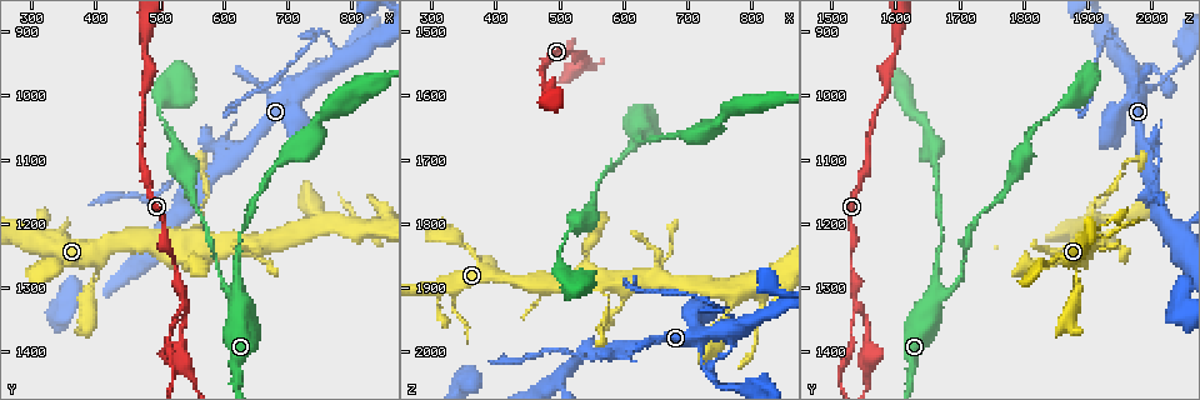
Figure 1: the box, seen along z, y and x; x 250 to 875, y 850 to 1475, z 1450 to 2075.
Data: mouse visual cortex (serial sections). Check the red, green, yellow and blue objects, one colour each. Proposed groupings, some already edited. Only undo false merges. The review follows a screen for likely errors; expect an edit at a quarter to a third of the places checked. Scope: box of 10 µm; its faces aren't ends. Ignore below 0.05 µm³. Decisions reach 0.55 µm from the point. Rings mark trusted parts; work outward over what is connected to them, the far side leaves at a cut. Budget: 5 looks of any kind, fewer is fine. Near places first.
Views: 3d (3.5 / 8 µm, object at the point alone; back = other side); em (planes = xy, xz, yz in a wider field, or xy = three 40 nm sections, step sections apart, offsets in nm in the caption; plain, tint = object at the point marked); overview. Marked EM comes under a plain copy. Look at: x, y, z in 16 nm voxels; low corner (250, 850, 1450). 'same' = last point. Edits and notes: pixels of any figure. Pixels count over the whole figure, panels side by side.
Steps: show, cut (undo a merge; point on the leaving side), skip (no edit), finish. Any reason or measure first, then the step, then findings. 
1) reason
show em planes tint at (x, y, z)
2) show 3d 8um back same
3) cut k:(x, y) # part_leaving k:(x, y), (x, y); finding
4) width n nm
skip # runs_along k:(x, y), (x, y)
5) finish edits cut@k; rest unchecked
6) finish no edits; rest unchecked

thin arm on a thick one
show 3d 3.5um at (590, 1240, 1890)

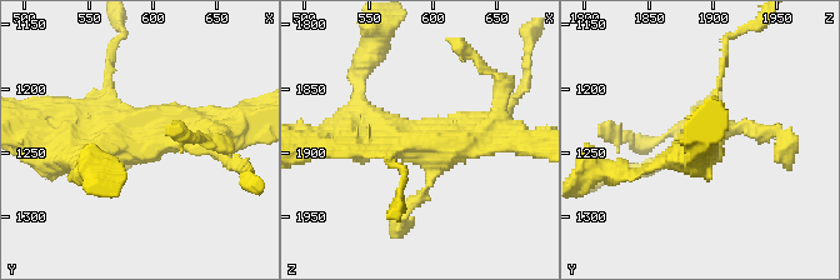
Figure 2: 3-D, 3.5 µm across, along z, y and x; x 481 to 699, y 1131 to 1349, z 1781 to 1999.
show em xy step 5 tint at (592, 1242, 1890)

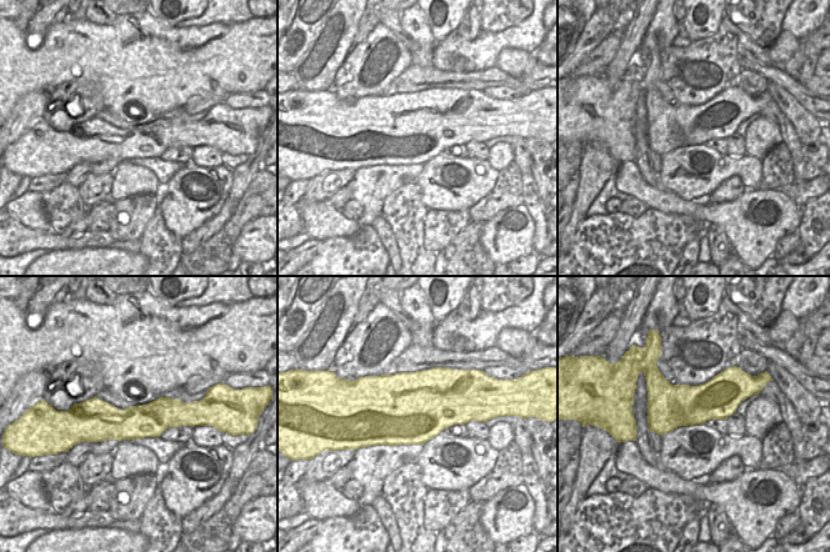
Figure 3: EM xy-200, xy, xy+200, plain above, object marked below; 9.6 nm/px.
width 700 nm
skip # runs_along 3:(88, 410), (103, 418), (188, 422); continuous, no second cell

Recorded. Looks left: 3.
four or more arms meet
show 3d 3.5um at (800, 1205, 1900)

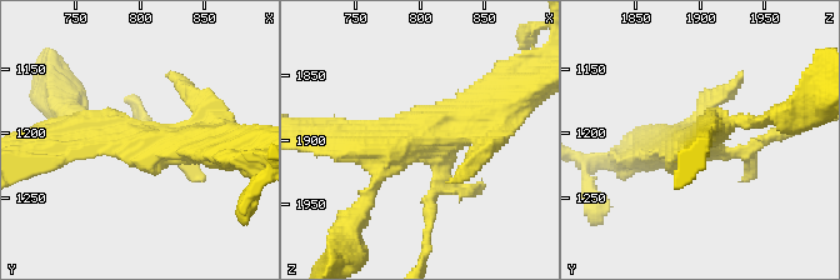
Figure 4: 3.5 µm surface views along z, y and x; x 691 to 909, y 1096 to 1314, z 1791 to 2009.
skip # one cell here

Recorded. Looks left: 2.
finish no edits; rest unchecked

